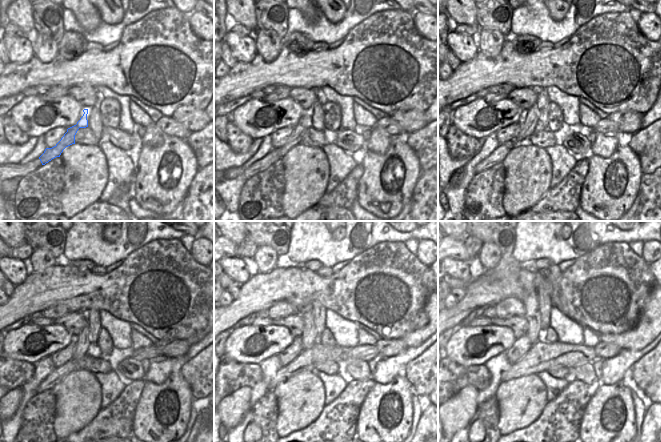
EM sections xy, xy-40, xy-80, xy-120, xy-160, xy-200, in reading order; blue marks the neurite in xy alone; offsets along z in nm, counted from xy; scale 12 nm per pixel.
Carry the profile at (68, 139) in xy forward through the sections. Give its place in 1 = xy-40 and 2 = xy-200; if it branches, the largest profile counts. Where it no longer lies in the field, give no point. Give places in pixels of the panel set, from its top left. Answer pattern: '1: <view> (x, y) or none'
1: xy-40 (305, 121)
2: xy-200 (515, 277)

